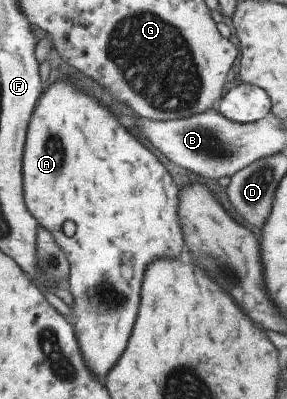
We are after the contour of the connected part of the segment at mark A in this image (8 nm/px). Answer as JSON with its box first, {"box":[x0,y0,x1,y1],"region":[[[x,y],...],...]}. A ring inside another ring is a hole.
{"box":[22,78,183,378],"region":[[[66,78],[51,81],[46,91],[37,98],[33,112],[31,112],[22,149],[22,190],[23,201],[25,206],[27,206],[27,210],[37,220],[37,225],[43,226],[53,236],[53,240],[63,250],[63,254],[67,258],[69,272],[65,289],[73,296],[73,306],[71,306],[73,324],[71,326],[73,326],[73,332],[77,336],[77,344],[79,344],[83,362],[85,362],[85,366],[89,368],[89,372],[95,378],[106,376],[109,368],[121,356],[121,352],[125,349],[125,344],[127,344],[129,339],[129,334],[131,334],[133,322],[135,321],[135,316],[137,316],[143,270],[147,268],[147,264],[151,260],[157,260],[157,258],[179,258],[179,254],[183,250],[183,238],[181,238],[179,224],[177,224],[177,218],[175,218],[175,208],[179,204],[179,190],[173,184],[169,172],[165,170],[159,160],[117,121],[117,117],[110,110],[107,110],[104,104],[81,90],[72,80],[67,80]],[[67,220],[75,224],[75,232],[71,236],[65,236],[62,232],[62,224],[67,222]]]}

